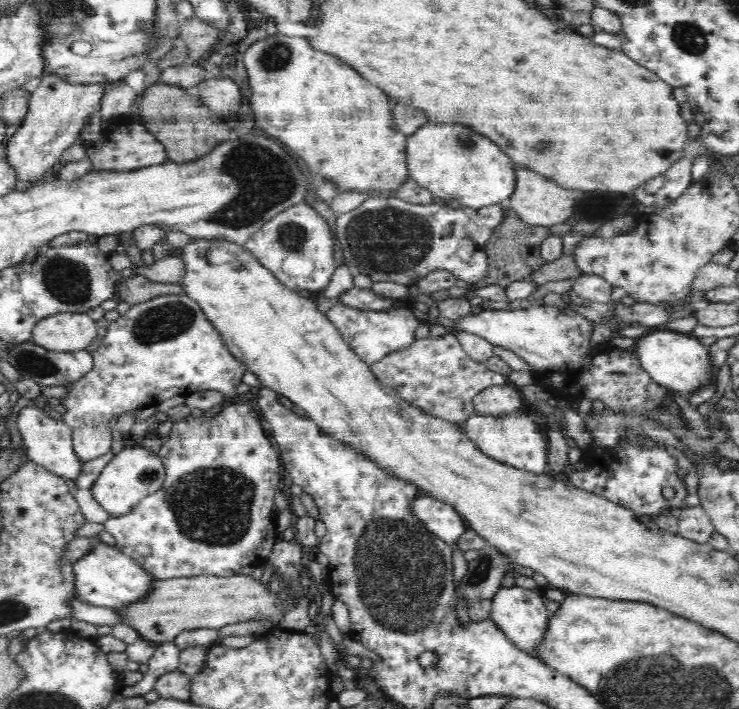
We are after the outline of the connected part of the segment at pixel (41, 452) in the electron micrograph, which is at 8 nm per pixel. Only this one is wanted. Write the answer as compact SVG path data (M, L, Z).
M25 407L17 418L17 426L25 441L25 448L28 448L28 455L31 462L46 467L56 476L68 479L69 482L76 482L84 471L84 460L74 450L73 430L67 422L49 417L36 407Z

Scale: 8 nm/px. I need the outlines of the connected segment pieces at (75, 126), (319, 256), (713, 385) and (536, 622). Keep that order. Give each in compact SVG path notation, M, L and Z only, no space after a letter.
M48 72L41 76L40 85L30 94L29 110L24 122L11 129L5 141L8 148L6 159L13 162L17 169L17 178L38 182L47 170L61 163L62 157L74 146L80 132L90 124L90 116L100 112L102 100L110 88L126 86L126 76L118 82L96 82L96 84L70 84L58 72Z
M304 202L292 204L264 222L245 242L258 262L270 271L282 286L293 291L322 291L330 284L334 265L334 240L324 218Z
M665 328L654 329L637 340L640 345L642 369L661 384L679 392L683 396L694 395L698 391L716 391L718 388L718 364L714 361L712 348L705 346L700 338L692 334L681 334Z
M516 584L508 588L500 588L492 598L490 617L494 623L508 636L518 647L530 653L530 648L538 642L547 628L548 612L546 599L539 590L523 588Z

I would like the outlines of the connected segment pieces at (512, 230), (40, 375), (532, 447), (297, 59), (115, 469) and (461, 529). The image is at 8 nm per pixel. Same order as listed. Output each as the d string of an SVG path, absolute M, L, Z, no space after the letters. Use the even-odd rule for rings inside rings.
M509 199L500 203L500 208L504 214L502 223L494 230L485 252L489 257L489 264L492 267L489 277L486 277L479 286L497 284L502 288L508 288L515 280L530 277L534 271L549 263L541 253L541 244L545 238L551 235L549 227L538 227L521 222L516 215L516 211L511 207Z
M30 341L13 345L8 352L9 364L20 372L22 379L30 379L44 386L70 386L84 379L94 368L93 353L85 350L58 352Z
M474 414L462 423L462 427L483 455L519 471L530 472L532 475L546 474L549 459L548 444L531 415L510 415L495 419Z
M281 33L269 36L266 40L256 41L250 48L245 52L243 58L244 64L246 65L249 74L249 84L252 88L252 110L254 110L254 116L256 116L256 124L268 134L268 136L274 136L278 138L282 144L286 144L294 154L298 154L308 170L312 174L320 174L324 176L326 180L330 180L334 186L336 186L338 192L343 193L346 191L356 191L361 193L366 193L369 196L378 197L390 197L397 194L398 191L404 188L405 184L409 182L411 176L409 173L408 165L408 139L405 134L402 134L397 130L394 123L394 118L392 118L393 112L390 108L390 102L388 96L376 88L372 82L366 80L359 72L356 72L350 65L342 62L342 60L336 60L334 56L324 54L314 50L308 43L306 43L306 38L304 37L288 37L282 35Z
M139 443L133 446L121 446L118 448L118 454L104 467L92 492L96 500L110 514L125 515L141 500L158 492L165 483L166 475L165 463L160 453L151 452Z
M433 496L418 497L414 501L413 512L421 517L434 534L448 543L456 543L469 529L465 517L454 508L454 505Z

